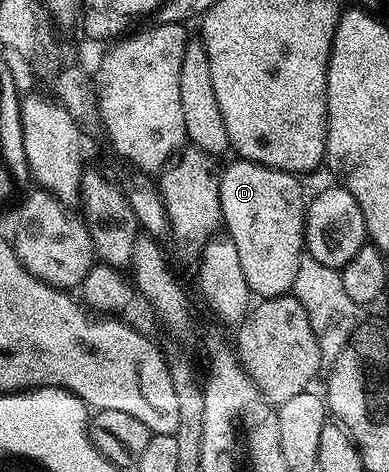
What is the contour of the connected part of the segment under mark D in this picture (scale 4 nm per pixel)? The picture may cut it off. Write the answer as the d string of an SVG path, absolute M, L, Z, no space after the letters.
M234 159L220 173L220 208L224 227L229 230L229 240L235 244L247 279L249 291L260 299L278 298L290 293L299 270L299 262L305 255L304 232L307 194L304 194L296 175L267 168L245 159Z

